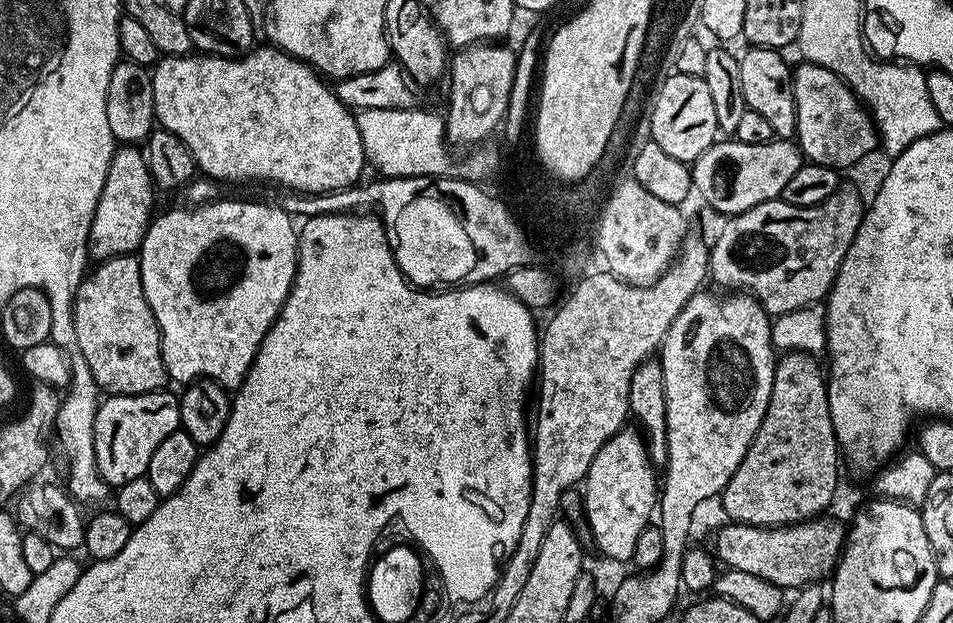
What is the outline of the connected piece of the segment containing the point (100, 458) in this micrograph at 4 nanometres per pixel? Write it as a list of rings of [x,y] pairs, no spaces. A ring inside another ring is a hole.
[[[161,390],[114,396],[99,401],[94,418],[94,458],[101,478],[109,486],[119,486],[145,475],[150,457],[162,443],[162,438],[174,434],[180,428],[180,397],[174,391]]]

